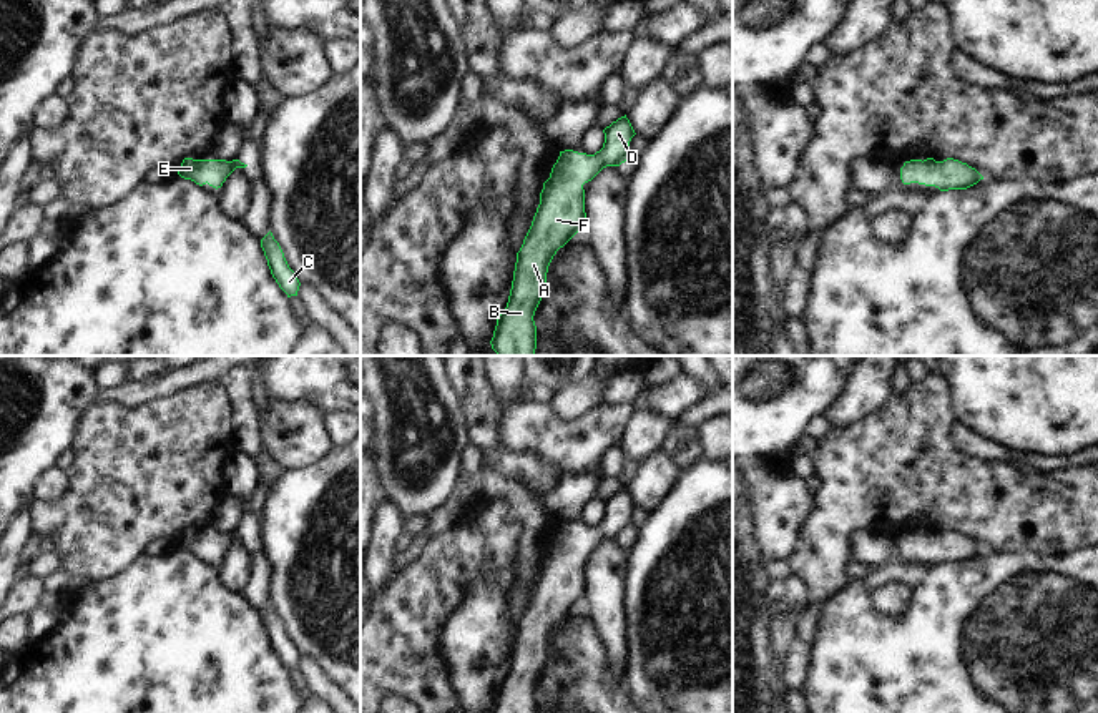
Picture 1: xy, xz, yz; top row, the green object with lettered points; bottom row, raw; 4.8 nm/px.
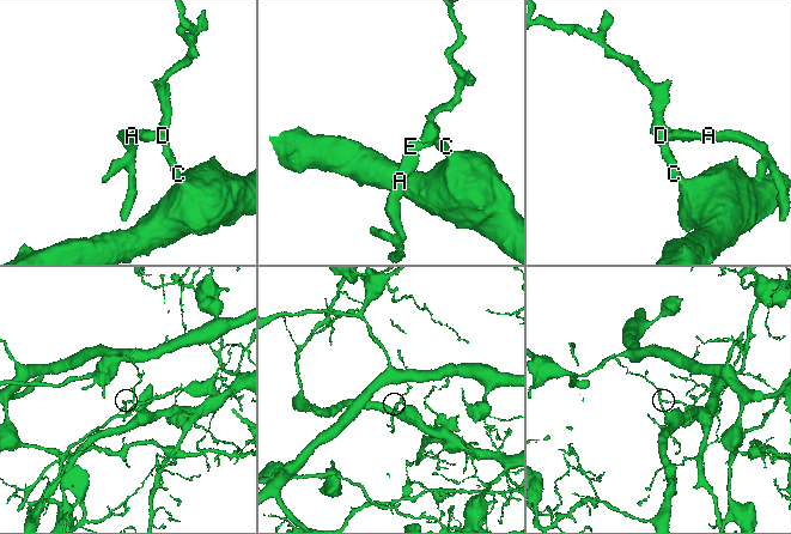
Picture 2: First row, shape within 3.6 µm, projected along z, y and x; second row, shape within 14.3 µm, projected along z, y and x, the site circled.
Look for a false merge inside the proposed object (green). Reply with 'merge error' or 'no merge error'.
no merge error

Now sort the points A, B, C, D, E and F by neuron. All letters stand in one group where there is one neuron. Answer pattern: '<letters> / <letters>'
A B C D E F

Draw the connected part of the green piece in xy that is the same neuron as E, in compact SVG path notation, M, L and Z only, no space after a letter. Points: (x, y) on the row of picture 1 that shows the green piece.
M184 158L178 175L184 179L194 181L199 186L208 183L218 189L236 168L246 166L248 165L241 163L239 160L226 161Z

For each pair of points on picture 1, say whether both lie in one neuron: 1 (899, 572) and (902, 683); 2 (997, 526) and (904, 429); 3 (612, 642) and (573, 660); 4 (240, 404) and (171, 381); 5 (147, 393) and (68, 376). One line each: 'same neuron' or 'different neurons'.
1: same neuron
2: same neuron
3: different neurons
4: same neuron
5: different neurons

